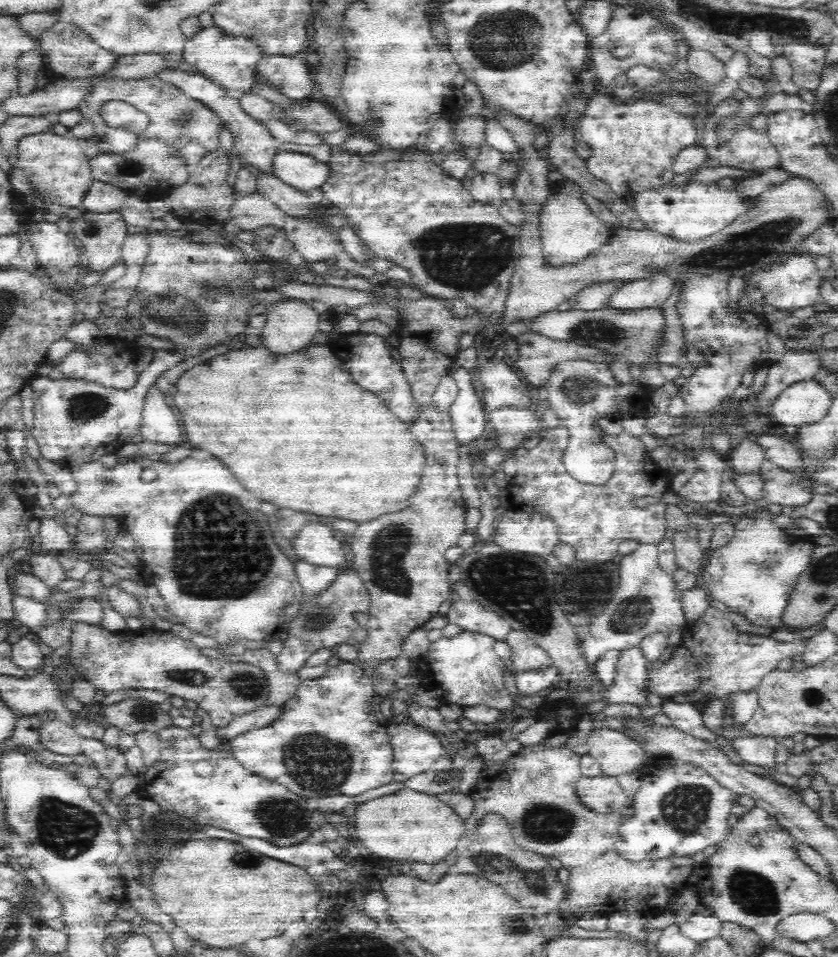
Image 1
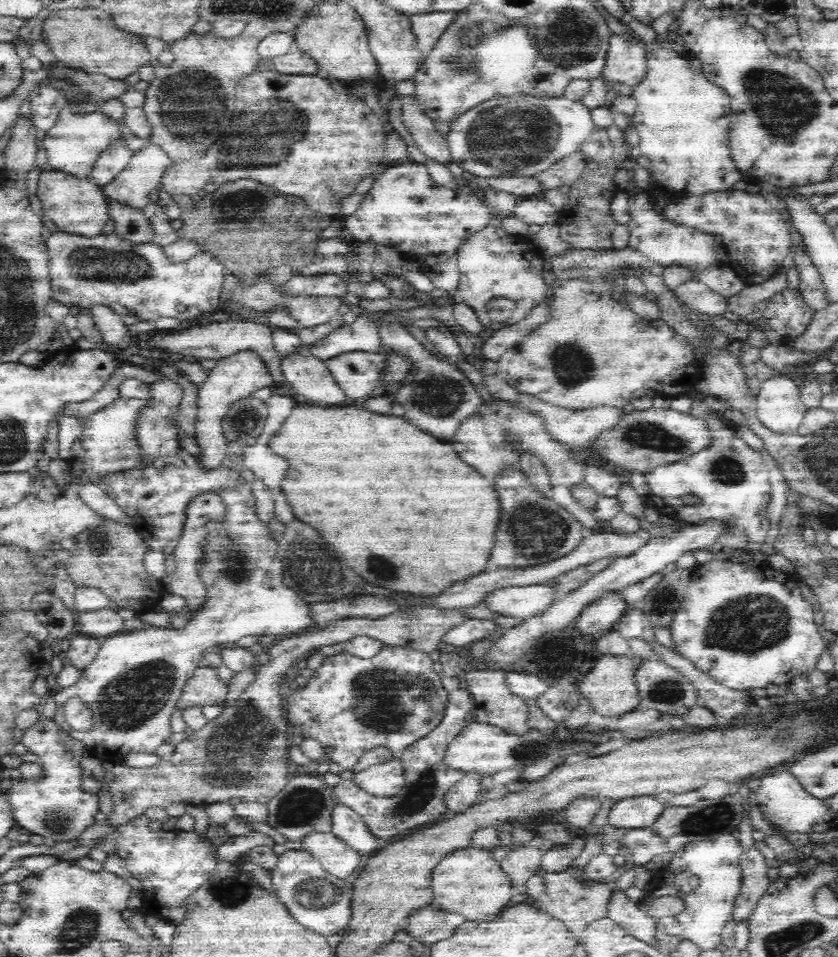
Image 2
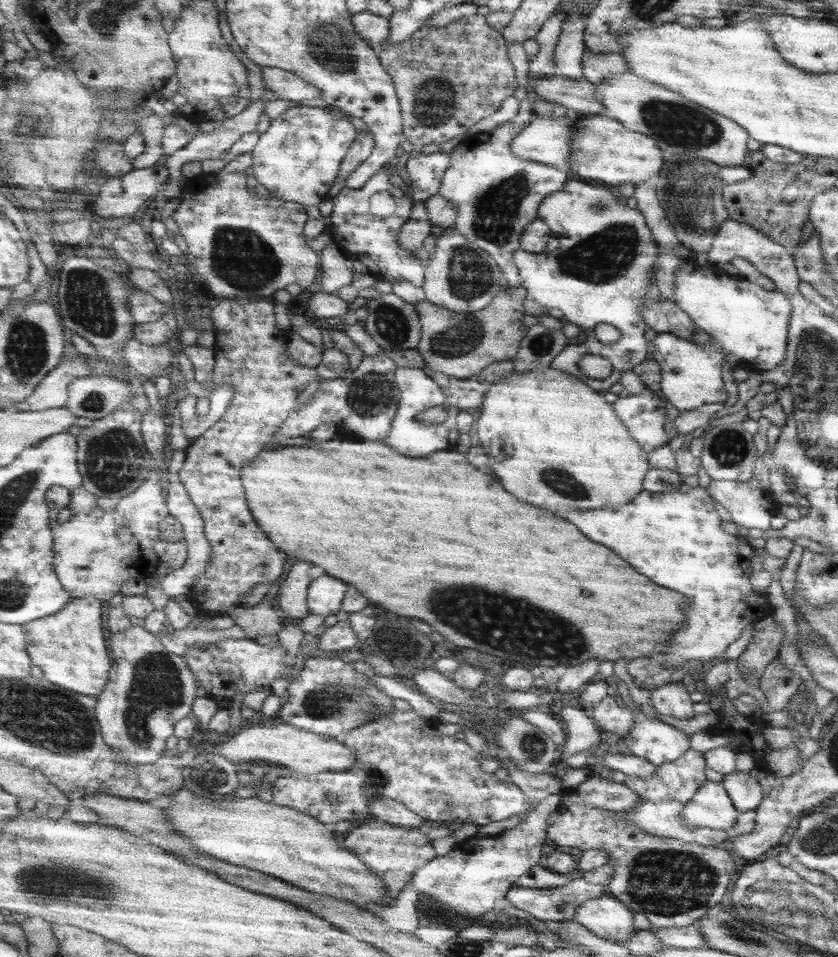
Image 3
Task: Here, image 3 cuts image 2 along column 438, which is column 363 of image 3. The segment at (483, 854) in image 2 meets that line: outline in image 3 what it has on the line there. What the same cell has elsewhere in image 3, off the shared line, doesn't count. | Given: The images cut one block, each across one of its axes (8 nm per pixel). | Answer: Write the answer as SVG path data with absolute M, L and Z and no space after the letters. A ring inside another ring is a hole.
M189 786L181 788L171 808L165 808L167 820L201 850L225 862L261 870L275 878L287 880L303 890L327 894L357 906L375 908L391 906L397 900L387 892L387 884L365 864L357 854L347 850L325 822L297 812L289 806L249 798L223 798L217 804L195 794Z

